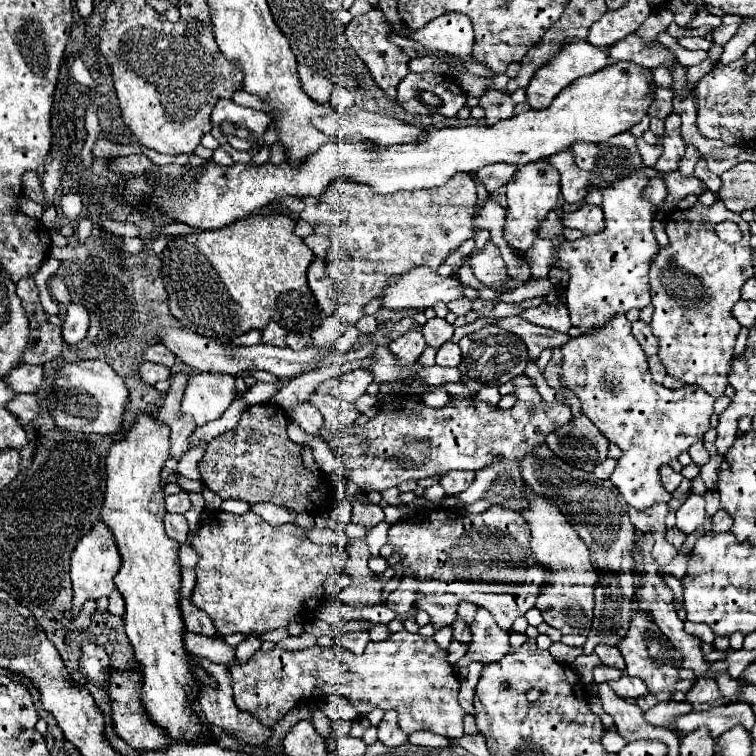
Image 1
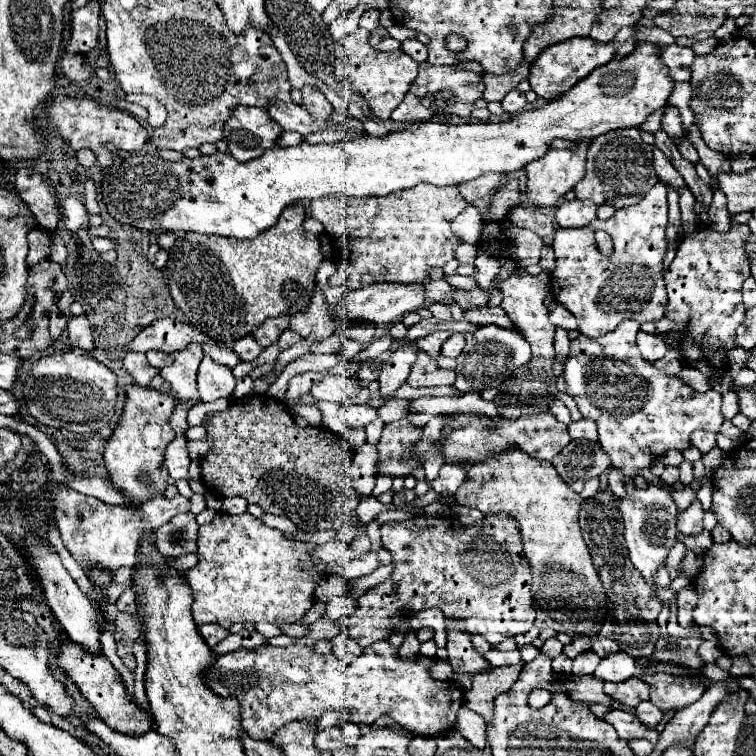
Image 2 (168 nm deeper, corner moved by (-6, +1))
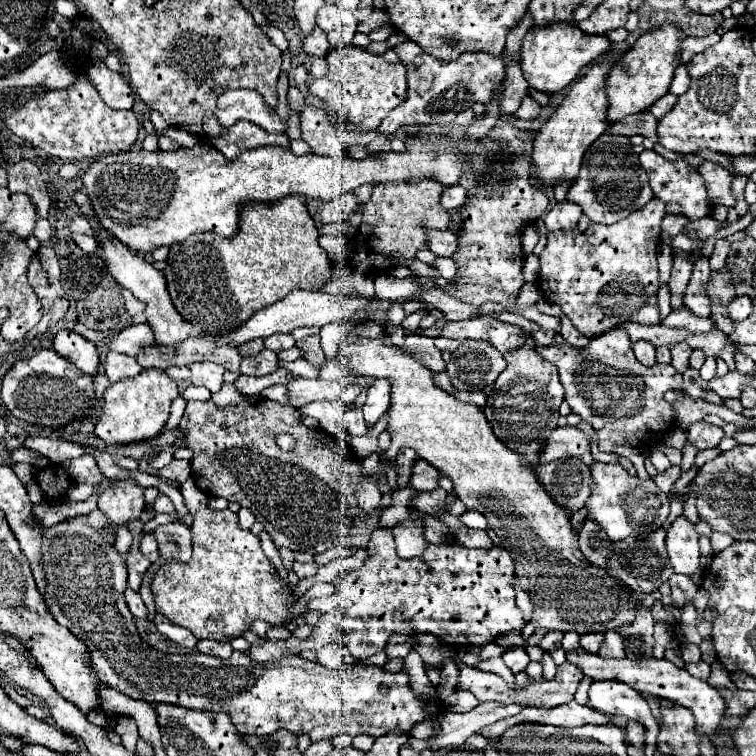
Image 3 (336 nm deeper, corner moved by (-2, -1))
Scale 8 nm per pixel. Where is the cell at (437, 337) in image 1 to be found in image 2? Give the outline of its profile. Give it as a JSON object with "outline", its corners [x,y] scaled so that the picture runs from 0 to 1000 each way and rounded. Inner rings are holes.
{"outline":[[[574,438],[574,440],[569,440],[569,443],[558,446],[558,448],[553,448],[550,454],[553,454],[556,464],[566,467],[569,472],[579,472],[585,454],[587,454],[595,443],[598,443],[598,440],[593,440],[593,438]]]}

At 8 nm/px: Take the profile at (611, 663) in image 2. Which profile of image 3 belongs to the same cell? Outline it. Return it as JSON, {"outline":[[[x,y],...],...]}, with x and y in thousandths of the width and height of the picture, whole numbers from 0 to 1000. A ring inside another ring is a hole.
{"outline":[[[802,835],[799,837],[799,851],[794,856],[794,869],[799,872],[825,872],[825,845],[817,835]]]}

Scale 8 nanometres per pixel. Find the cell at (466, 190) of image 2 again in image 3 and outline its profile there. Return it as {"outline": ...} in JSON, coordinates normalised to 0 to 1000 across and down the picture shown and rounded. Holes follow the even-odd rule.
{"outline":[[[603,245],[603,247],[590,247],[587,250],[587,258],[585,258],[585,274],[598,279],[598,276],[608,276],[614,274],[616,269],[616,250],[611,245]]]}

